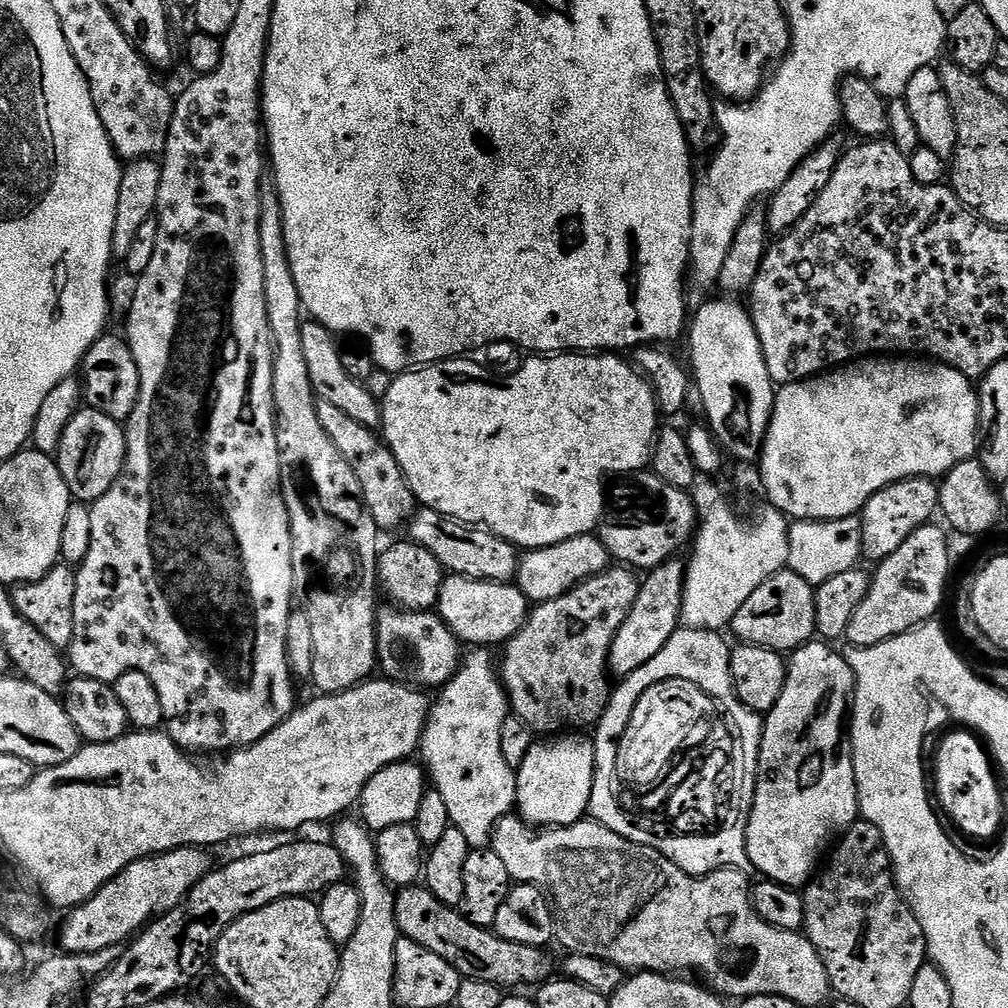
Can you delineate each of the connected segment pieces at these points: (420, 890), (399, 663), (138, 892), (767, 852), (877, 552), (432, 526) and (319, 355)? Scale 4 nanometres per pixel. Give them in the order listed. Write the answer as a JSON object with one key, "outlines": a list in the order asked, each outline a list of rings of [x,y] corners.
{"outlines":[[[[404,886],[396,892],[396,921],[403,939],[426,946],[438,958],[446,958],[450,966],[466,980],[494,982],[505,990],[520,990],[523,984],[539,986],[553,979],[558,964],[544,948],[526,946],[522,942],[510,942],[496,935],[492,928],[474,926],[463,911],[451,904],[438,902],[426,886]]],[[[381,607],[376,613],[376,659],[379,671],[397,684],[421,690],[443,688],[462,663],[461,641],[435,611],[410,612],[407,608],[387,607]]],[[[196,846],[176,848],[173,852],[147,856],[134,861],[130,866],[126,866],[126,870],[122,870],[113,880],[106,882],[106,886],[102,886],[102,890],[98,890],[98,894],[94,894],[85,904],[80,904],[65,915],[68,917],[64,922],[62,920],[62,927],[58,932],[60,948],[65,953],[90,955],[104,950],[108,946],[131,941],[153,918],[159,918],[165,912],[174,910],[180,905],[188,895],[188,891],[209,872],[210,863],[208,864],[207,858],[200,852],[203,851]]],[[[806,643],[791,653],[786,686],[778,702],[774,702],[774,706],[763,717],[759,771],[756,773],[753,804],[746,823],[749,858],[755,871],[760,871],[761,877],[776,884],[797,890],[803,889],[813,879],[820,855],[829,851],[828,843],[832,839],[833,843],[847,832],[862,812],[854,778],[849,724],[854,711],[856,676],[848,665],[847,655],[840,653],[839,656],[832,649],[835,647],[827,643],[816,643]]],[[[913,476],[910,480],[899,480],[897,484],[891,484],[878,490],[878,494],[874,494],[866,501],[858,516],[860,521],[860,550],[863,559],[879,562],[890,558],[890,554],[894,554],[894,550],[898,550],[898,546],[902,546],[902,542],[906,542],[906,538],[910,538],[910,534],[914,534],[914,530],[929,523],[933,519],[932,515],[937,515],[939,507],[940,490],[937,481],[932,478]]],[[[421,507],[407,525],[406,532],[413,542],[430,550],[430,554],[438,558],[445,573],[454,576],[506,584],[515,581],[520,569],[522,552],[516,545],[495,536],[483,526],[463,524],[460,520],[452,520],[448,516],[438,514],[433,508]]],[[[314,319],[302,323],[302,354],[306,358],[306,367],[310,369],[312,389],[320,400],[330,402],[330,406],[338,406],[342,414],[354,418],[354,422],[362,422],[362,426],[373,430],[382,424],[381,405],[370,394],[363,383],[360,384],[348,373],[344,360],[340,357],[340,348],[336,345],[337,337],[332,329]]]]}

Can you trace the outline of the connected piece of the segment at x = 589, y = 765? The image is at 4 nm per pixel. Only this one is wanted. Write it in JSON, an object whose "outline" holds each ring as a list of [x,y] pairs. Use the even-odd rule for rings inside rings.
{"outline":[[[560,734],[548,738],[545,744],[533,743],[530,754],[516,772],[516,808],[519,815],[533,826],[565,828],[577,824],[588,816],[588,803],[592,793],[592,779],[596,773],[596,745],[584,734]]]}

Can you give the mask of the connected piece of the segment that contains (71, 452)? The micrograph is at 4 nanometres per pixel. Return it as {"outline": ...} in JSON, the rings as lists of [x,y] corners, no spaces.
{"outline":[[[84,406],[79,409],[77,416],[71,424],[66,426],[66,430],[60,444],[57,446],[54,459],[61,472],[66,478],[66,486],[72,489],[73,497],[79,498],[84,502],[95,502],[114,486],[114,482],[120,480],[120,474],[124,471],[124,463],[128,458],[128,433],[122,430],[121,421],[103,416],[98,410]]]}

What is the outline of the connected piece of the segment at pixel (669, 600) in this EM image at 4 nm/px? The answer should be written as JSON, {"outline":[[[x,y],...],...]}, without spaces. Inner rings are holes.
{"outline":[[[673,558],[651,569],[645,575],[648,577],[643,577],[638,598],[626,622],[622,622],[622,630],[618,630],[608,655],[608,666],[613,677],[623,678],[638,670],[638,666],[646,666],[646,662],[650,662],[650,658],[654,658],[654,654],[658,654],[658,650],[662,650],[662,646],[666,646],[677,628],[681,627],[685,571],[685,561]]]}

